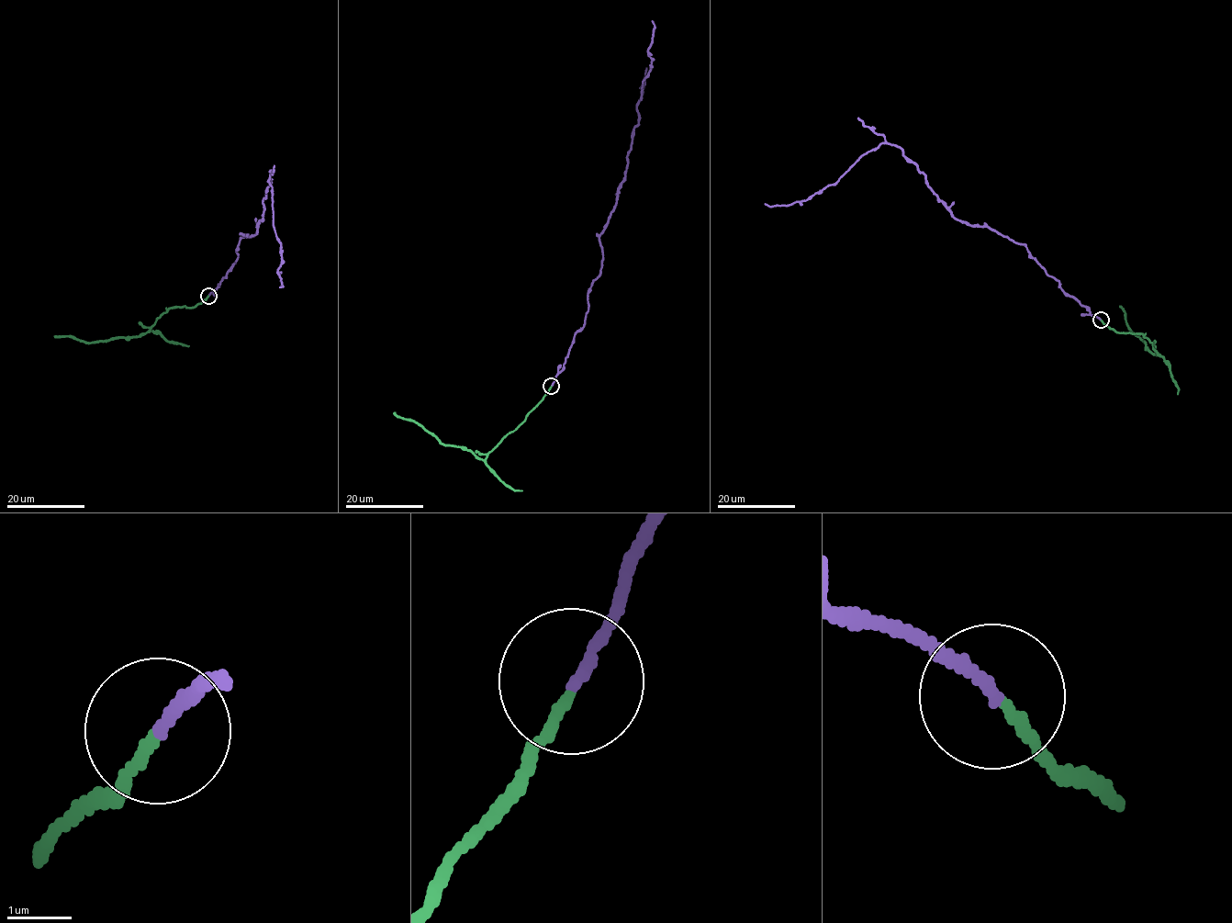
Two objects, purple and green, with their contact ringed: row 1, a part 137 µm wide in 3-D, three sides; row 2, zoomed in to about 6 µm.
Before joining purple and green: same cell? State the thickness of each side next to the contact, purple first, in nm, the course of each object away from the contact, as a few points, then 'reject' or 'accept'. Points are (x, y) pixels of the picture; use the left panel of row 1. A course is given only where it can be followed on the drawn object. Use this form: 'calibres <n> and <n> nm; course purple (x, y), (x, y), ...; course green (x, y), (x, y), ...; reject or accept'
calibres 160 and 150 nm; course purple (207, 295), (238, 258), (235, 250), (247, 234), (242, 235), (257, 232), (270, 179), (280, 287); course green (207, 295), (204, 301), (190, 308), (169, 309), (148, 332), (132, 337), (89, 343), (68, 336), (54, 336); accept

